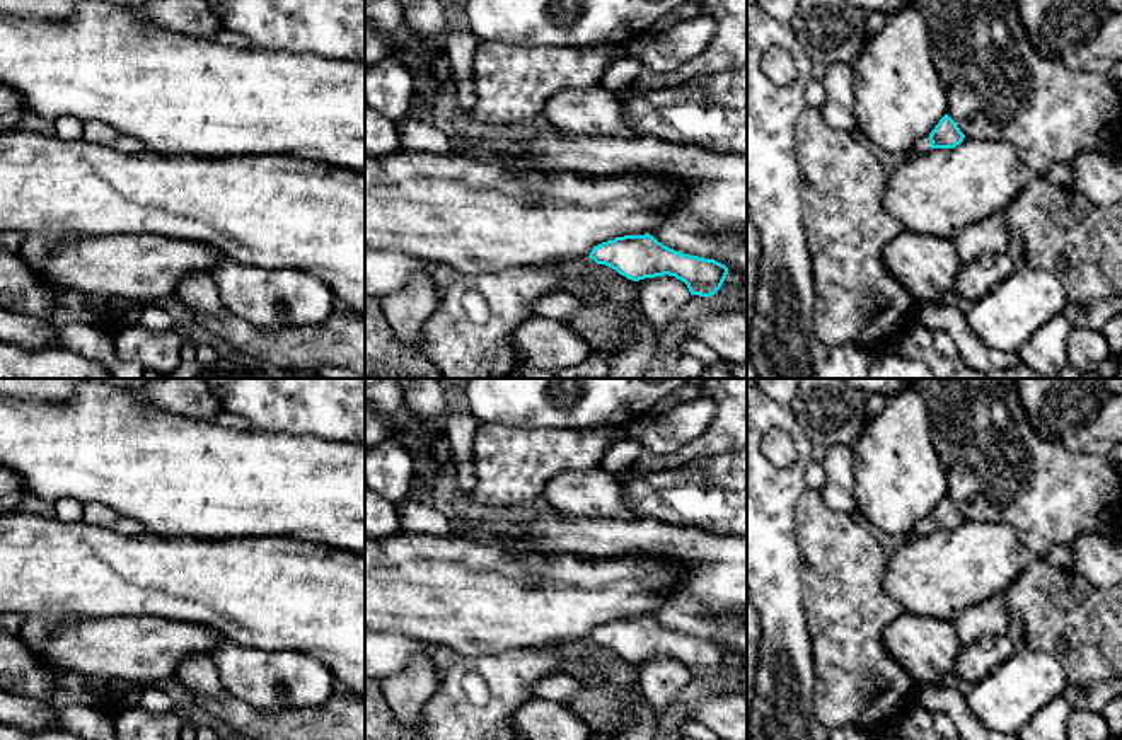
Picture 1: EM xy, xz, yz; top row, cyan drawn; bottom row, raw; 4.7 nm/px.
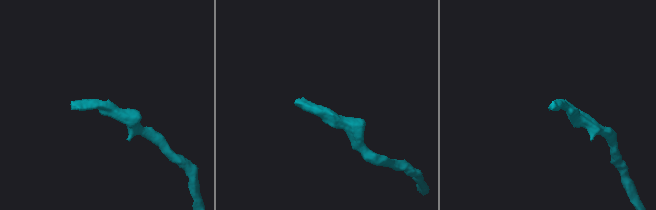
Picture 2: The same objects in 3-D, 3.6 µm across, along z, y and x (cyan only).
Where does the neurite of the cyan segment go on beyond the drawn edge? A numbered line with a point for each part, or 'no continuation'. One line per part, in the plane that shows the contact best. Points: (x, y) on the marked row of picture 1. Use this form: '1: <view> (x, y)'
1: yz (923, 145)

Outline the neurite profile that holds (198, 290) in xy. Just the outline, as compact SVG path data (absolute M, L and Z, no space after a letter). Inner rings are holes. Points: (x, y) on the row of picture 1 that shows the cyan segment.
M208 271L184 276L177 285L176 297L200 315L225 315L228 312Z

